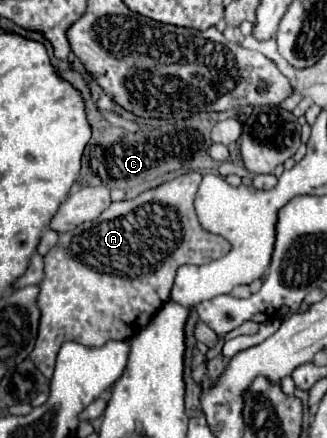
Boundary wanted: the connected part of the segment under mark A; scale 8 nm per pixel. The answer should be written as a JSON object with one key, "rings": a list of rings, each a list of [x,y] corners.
{"rings":[[[186,173],[160,187],[148,189],[134,199],[112,203],[98,219],[78,225],[76,229],[62,233],[56,247],[46,257],[46,277],[40,283],[38,305],[42,311],[36,349],[32,351],[32,363],[42,371],[46,379],[52,379],[56,353],[64,341],[76,341],[84,347],[100,347],[108,341],[128,341],[142,331],[154,315],[170,301],[170,289],[178,267],[204,265],[220,259],[230,251],[230,243],[224,237],[208,233],[194,211],[194,195],[202,181],[200,173]]]}

